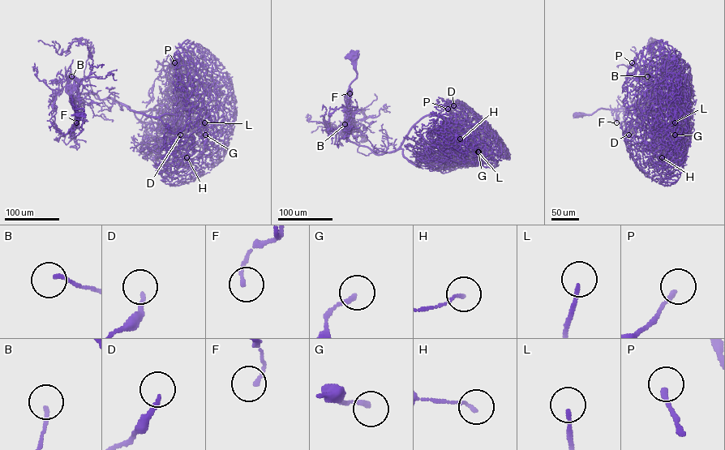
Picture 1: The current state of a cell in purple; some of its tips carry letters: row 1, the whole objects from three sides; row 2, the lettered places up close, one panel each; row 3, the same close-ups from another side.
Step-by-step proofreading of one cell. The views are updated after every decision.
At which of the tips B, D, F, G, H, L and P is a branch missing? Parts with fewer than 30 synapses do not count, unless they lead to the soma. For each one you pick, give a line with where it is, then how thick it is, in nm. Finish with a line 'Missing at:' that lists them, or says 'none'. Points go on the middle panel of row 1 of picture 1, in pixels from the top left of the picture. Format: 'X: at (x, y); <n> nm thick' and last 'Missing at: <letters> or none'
L: at (478, 152); 150 nm thick
Missing at: L

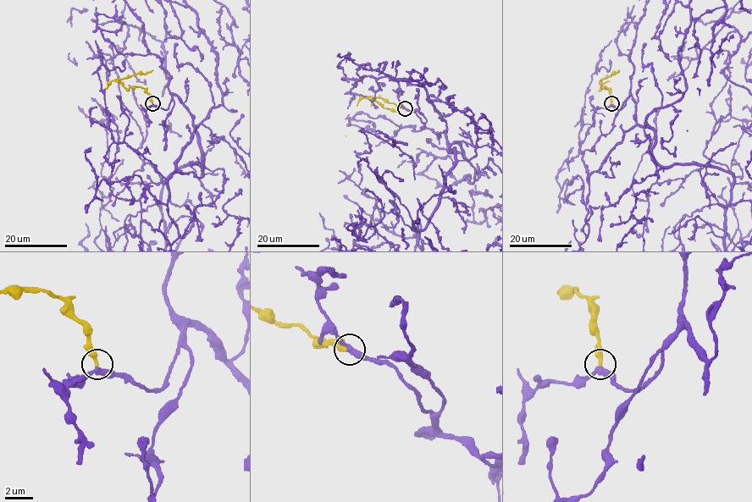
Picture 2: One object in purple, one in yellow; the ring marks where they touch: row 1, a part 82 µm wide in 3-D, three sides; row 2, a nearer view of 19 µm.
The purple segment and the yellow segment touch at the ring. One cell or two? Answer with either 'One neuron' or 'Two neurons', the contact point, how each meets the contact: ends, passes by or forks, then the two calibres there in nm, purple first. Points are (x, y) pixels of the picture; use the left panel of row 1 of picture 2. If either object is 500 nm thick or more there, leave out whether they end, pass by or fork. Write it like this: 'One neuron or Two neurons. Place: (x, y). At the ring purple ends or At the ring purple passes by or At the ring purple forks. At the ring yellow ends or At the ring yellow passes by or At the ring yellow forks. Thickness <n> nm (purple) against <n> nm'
One neuron. Place: (152, 103). At the ring purple passes by. At the ring yellow ends. Thickness 360 nm (purple) against 360 nm

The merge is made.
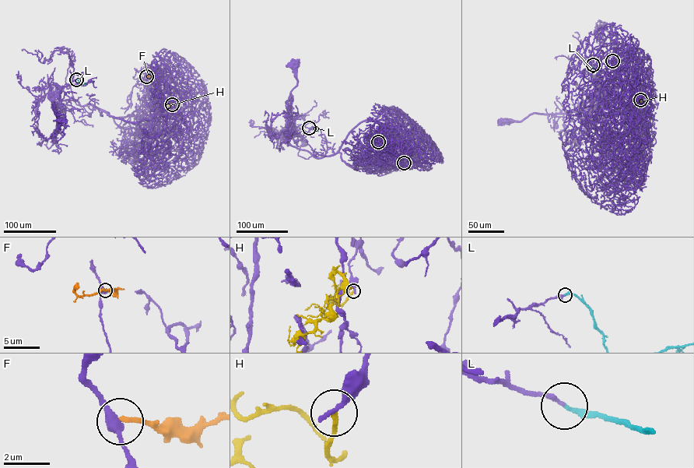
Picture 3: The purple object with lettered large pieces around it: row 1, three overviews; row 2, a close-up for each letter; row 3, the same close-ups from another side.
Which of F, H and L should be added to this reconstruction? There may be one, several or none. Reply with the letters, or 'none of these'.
L

